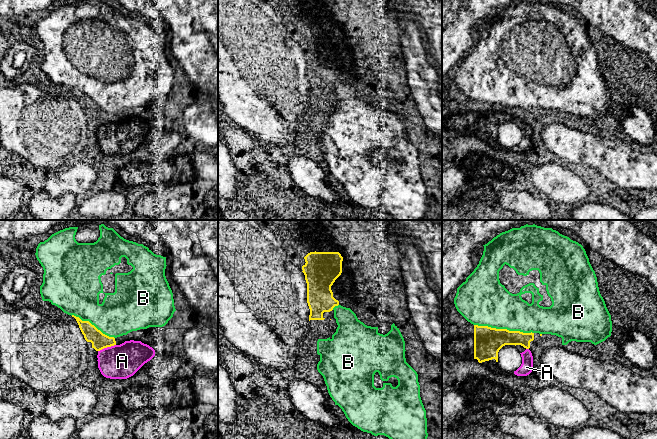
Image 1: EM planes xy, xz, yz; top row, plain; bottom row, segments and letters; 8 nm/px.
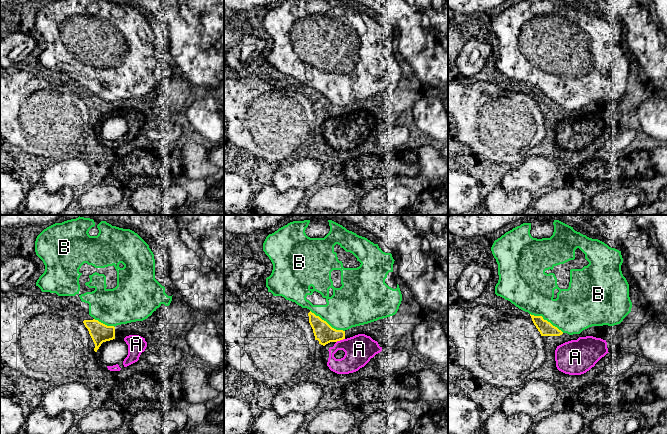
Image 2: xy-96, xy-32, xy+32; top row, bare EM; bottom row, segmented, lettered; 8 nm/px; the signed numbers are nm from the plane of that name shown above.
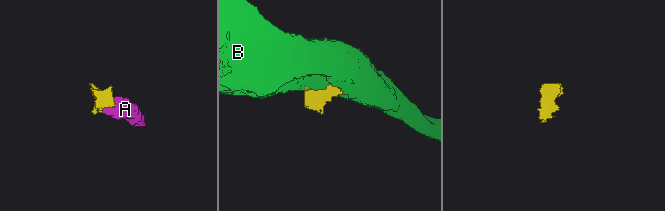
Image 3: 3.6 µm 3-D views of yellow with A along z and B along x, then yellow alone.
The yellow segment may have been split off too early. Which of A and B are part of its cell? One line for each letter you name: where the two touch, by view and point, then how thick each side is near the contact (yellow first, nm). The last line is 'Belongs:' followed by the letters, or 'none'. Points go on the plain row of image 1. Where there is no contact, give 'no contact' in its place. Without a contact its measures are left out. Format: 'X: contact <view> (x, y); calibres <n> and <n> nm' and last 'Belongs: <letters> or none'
A: contact xy (106, 123); calibres 130 and 280 nm
Belongs: A

